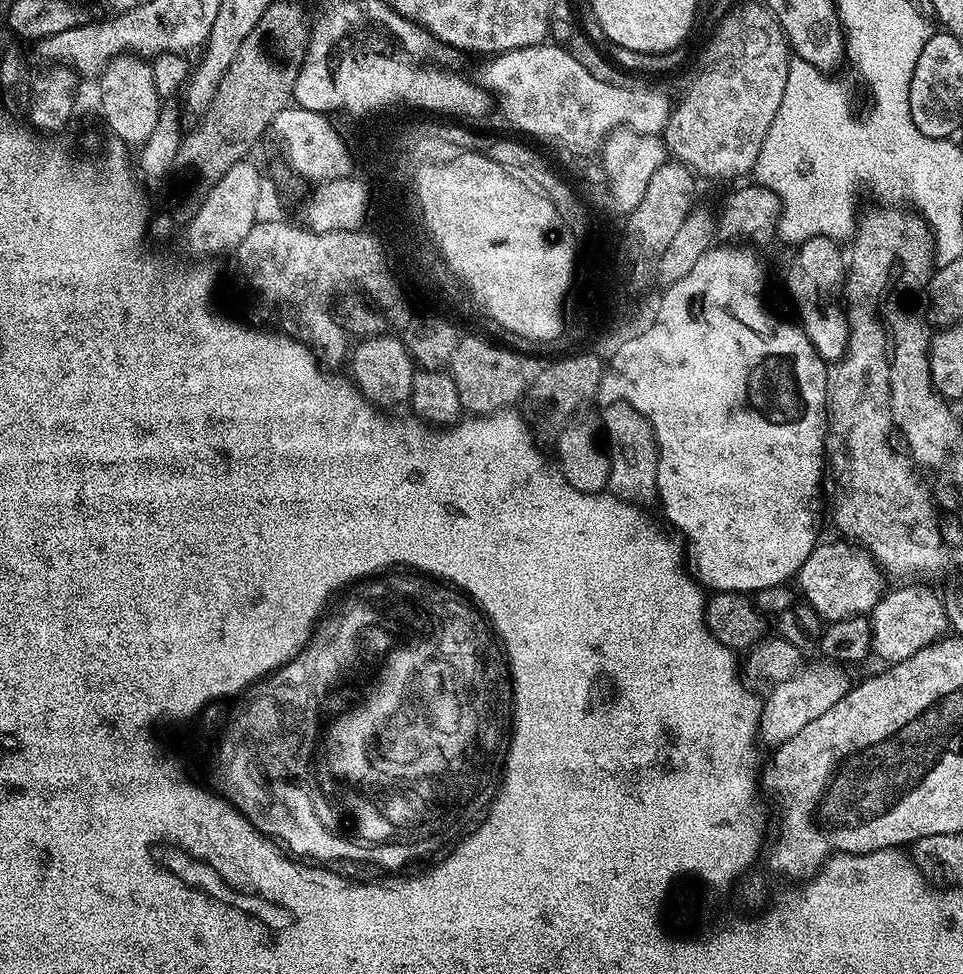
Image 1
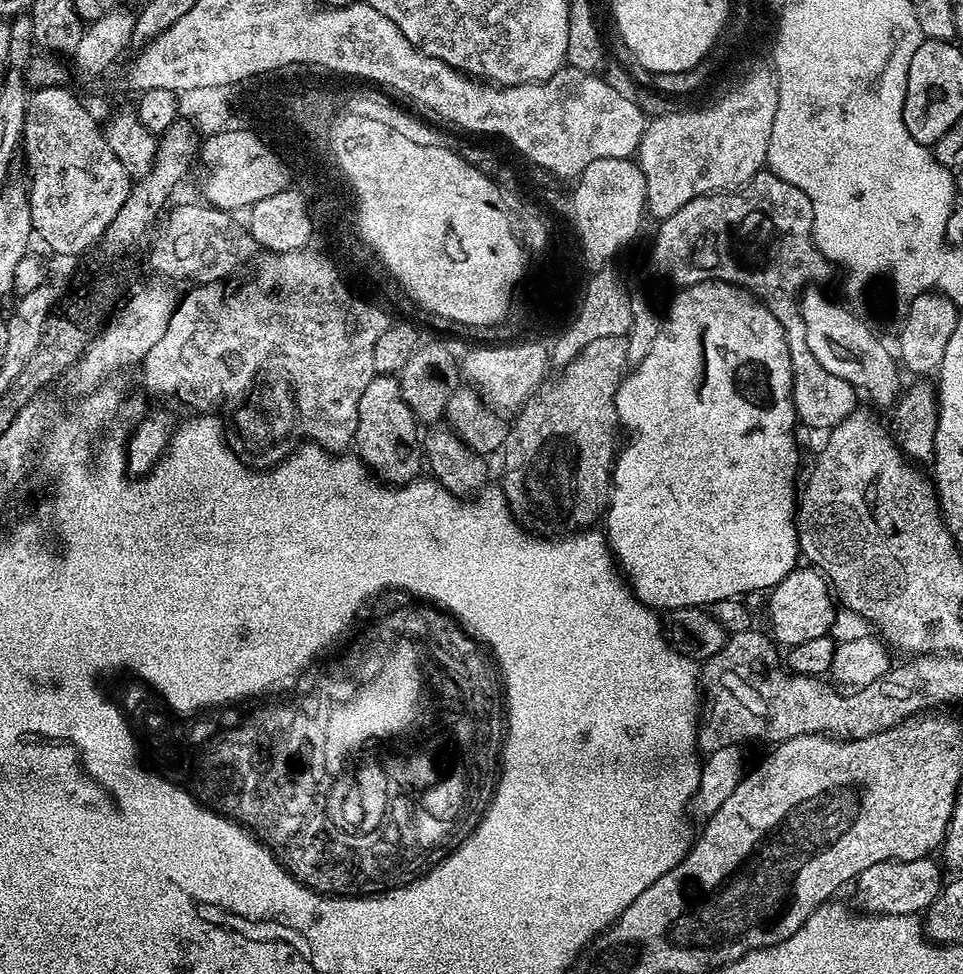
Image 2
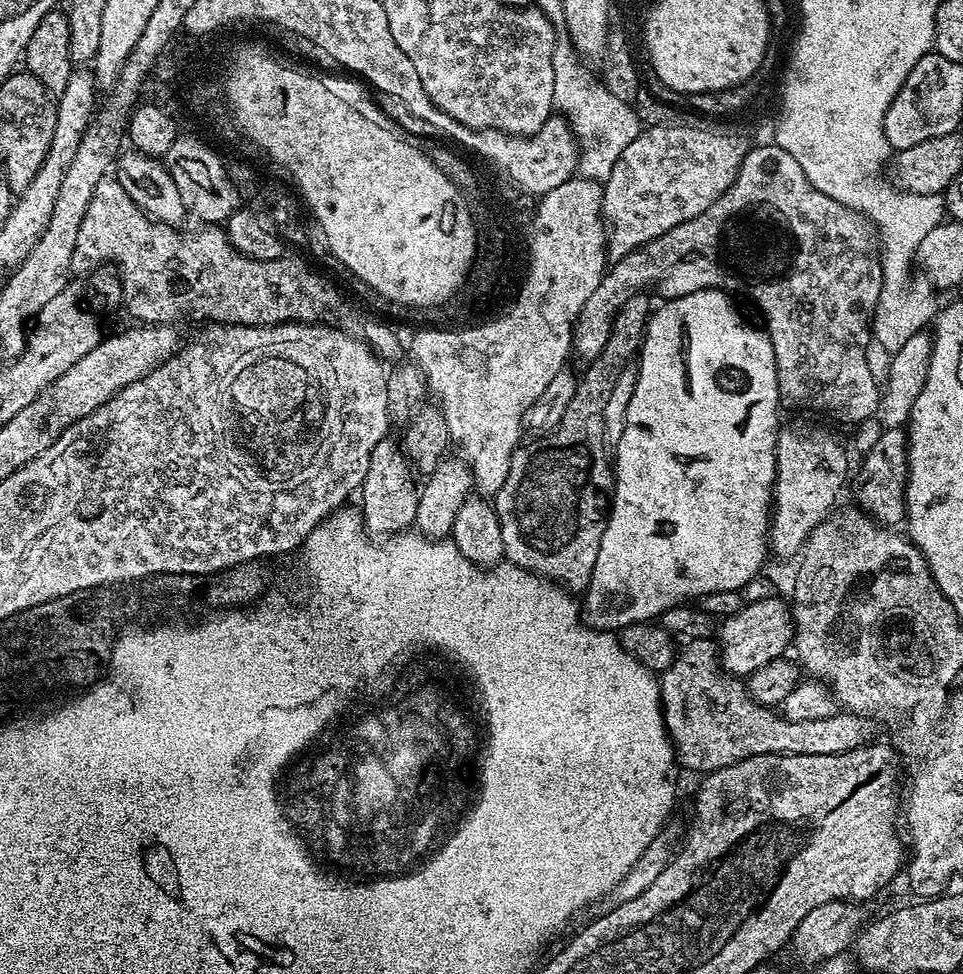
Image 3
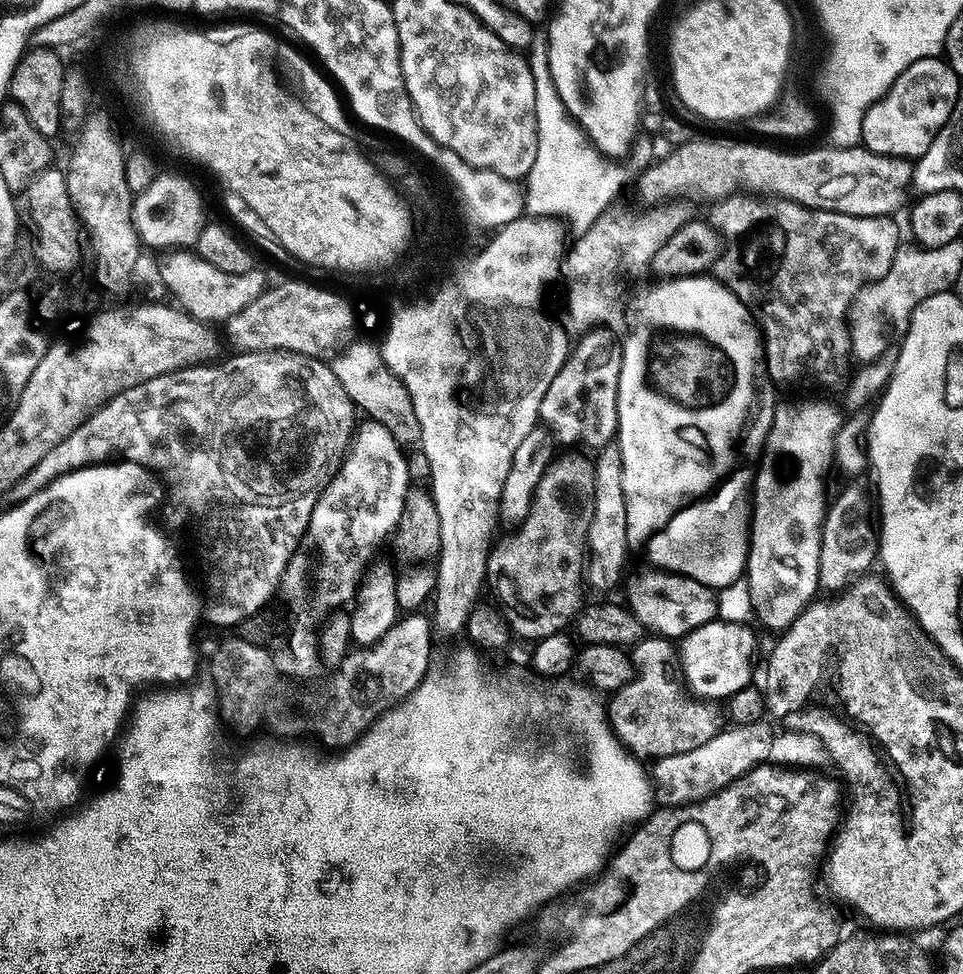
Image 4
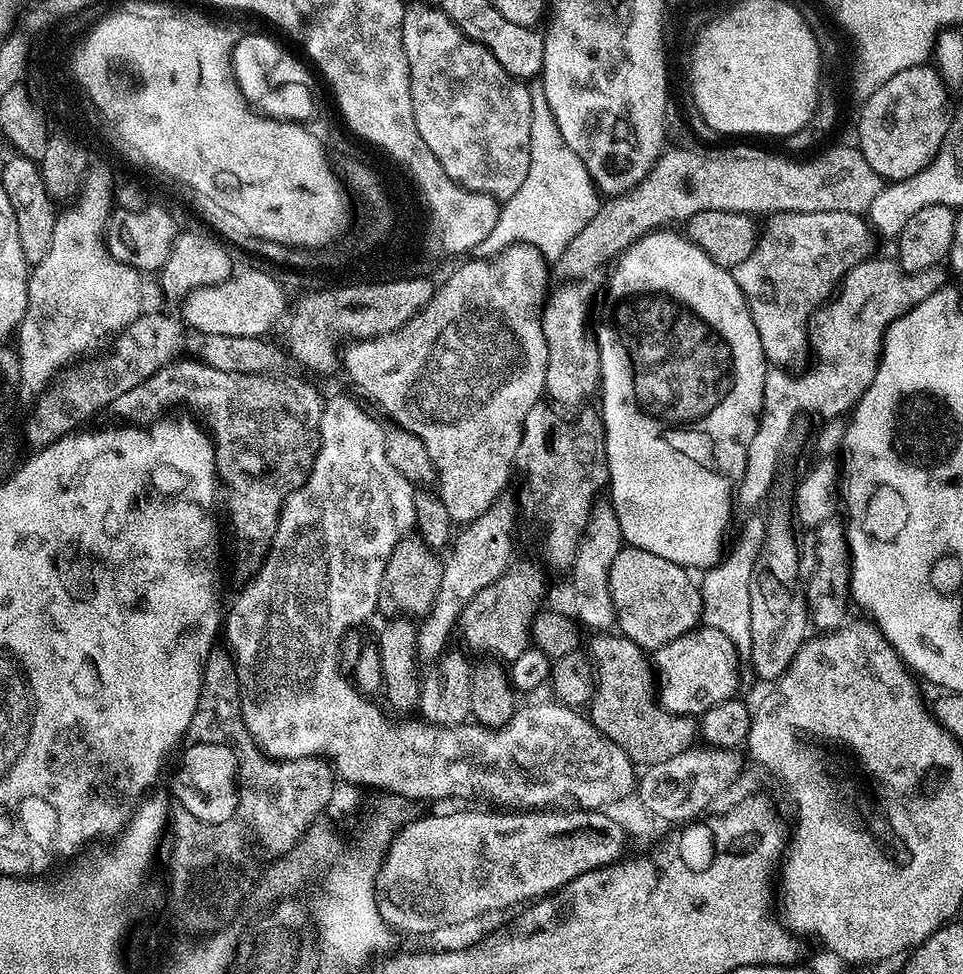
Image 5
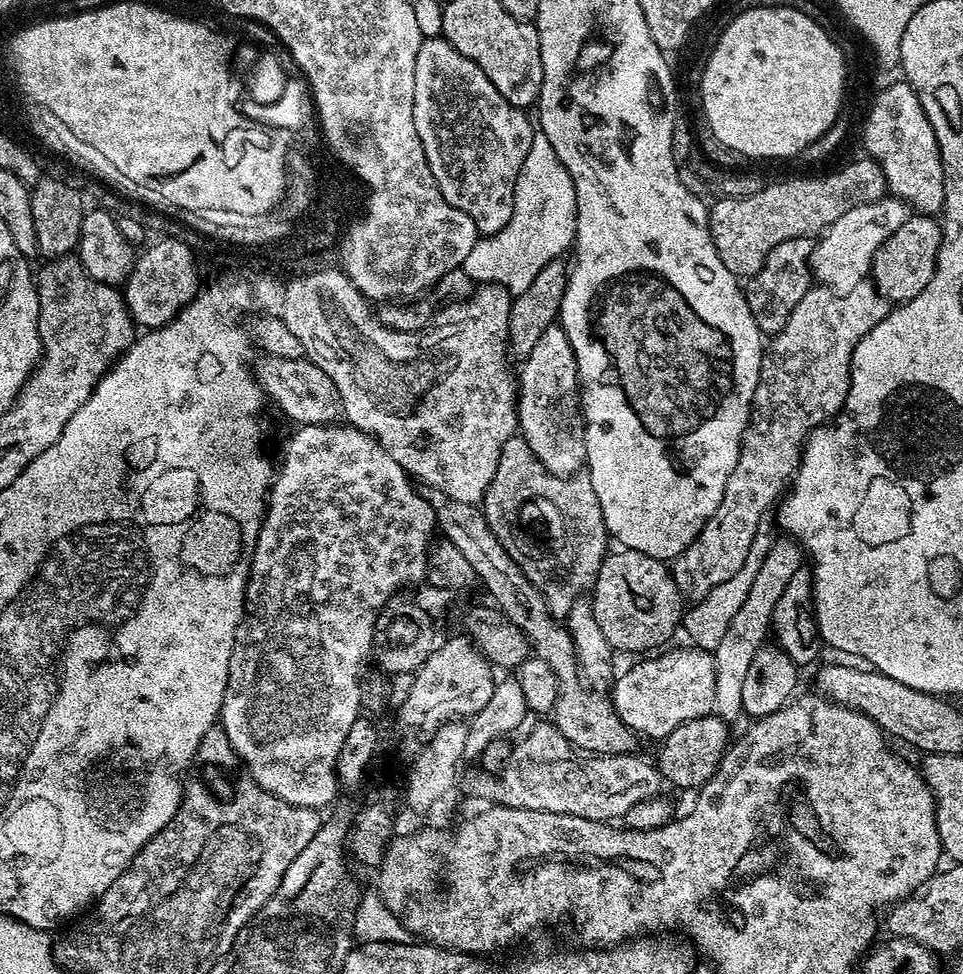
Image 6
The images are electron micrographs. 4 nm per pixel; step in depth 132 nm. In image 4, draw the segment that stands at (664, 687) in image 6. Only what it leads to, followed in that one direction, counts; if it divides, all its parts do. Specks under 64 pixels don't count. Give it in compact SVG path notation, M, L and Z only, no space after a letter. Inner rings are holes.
M717 618L679 641L680 670L691 695L713 702L724 702L738 690L753 683L752 655L756 652L756 636L750 628L747 623Z

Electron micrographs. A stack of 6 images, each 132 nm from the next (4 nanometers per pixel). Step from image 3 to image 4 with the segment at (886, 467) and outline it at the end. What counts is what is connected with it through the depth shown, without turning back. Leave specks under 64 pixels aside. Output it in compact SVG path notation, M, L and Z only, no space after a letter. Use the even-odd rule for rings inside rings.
M848 484L844 489L841 490L840 493L835 493L834 499L829 503L827 512L824 513L824 525L822 526L822 546L820 547L820 557L818 558L818 574L820 575L820 588L826 590L826 588L836 588L832 590L840 590L844 587L847 587L853 580L865 575L869 571L868 568L871 564L875 565L878 560L878 553L880 550L880 541L878 539L878 528L874 523L873 517L872 520L868 515L874 512L874 500L870 495L869 489L868 492L863 488L860 484Z

